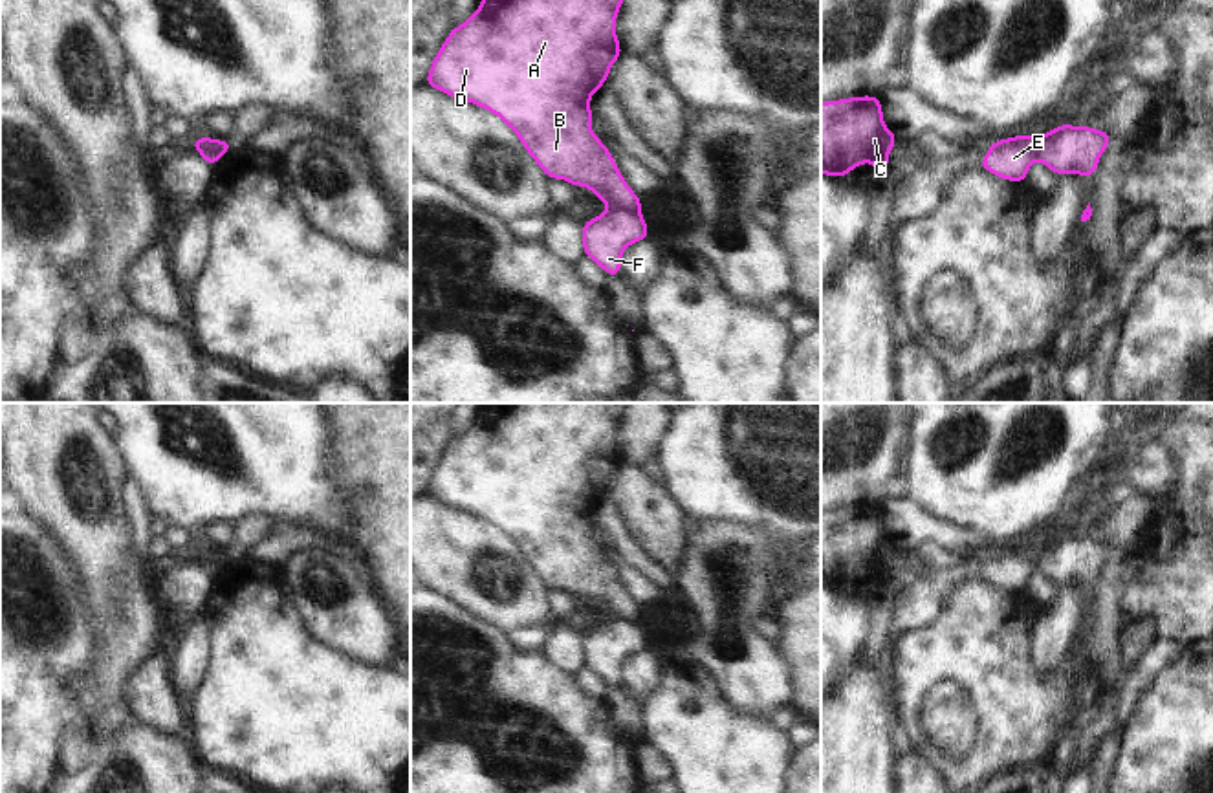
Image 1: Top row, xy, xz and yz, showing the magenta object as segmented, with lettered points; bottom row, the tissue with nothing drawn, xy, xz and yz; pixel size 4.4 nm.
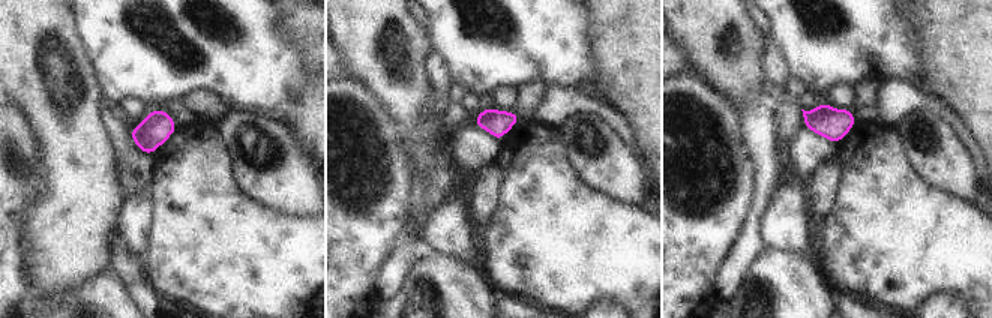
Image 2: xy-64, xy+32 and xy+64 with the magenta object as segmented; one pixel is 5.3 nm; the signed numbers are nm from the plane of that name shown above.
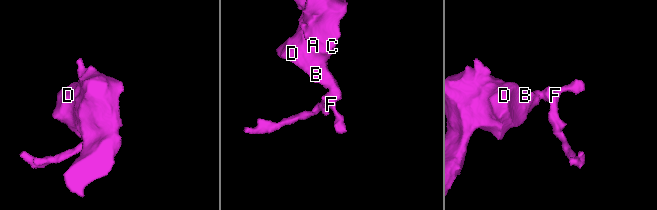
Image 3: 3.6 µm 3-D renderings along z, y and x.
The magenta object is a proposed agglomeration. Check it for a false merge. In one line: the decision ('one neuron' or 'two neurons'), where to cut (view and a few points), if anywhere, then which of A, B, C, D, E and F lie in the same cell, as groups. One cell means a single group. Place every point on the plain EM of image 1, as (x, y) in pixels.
two neurons; cut xz (611, 618), (638, 621); groups A B C D E / F

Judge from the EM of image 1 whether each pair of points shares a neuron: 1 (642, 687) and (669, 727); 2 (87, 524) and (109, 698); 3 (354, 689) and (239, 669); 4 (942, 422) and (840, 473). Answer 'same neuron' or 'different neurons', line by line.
1: different neurons
2: same neuron
3: same neuron
4: different neurons

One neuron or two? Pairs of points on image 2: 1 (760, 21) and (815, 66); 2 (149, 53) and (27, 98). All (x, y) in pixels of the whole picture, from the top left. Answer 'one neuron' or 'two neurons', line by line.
1: two neurons
2: two neurons

